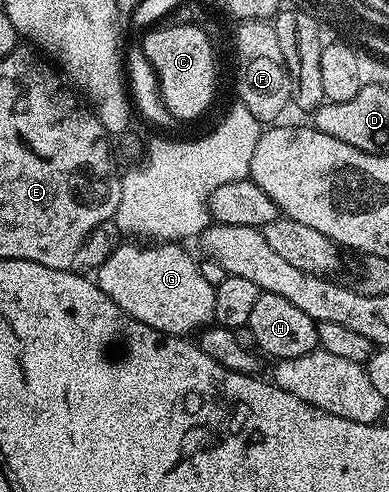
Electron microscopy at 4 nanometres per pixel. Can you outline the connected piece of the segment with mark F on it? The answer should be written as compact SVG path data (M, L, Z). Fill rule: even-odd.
M247 19L237 26L237 95L240 106L251 109L263 125L272 124L290 106L293 98L291 77L279 49L279 37L267 19Z

